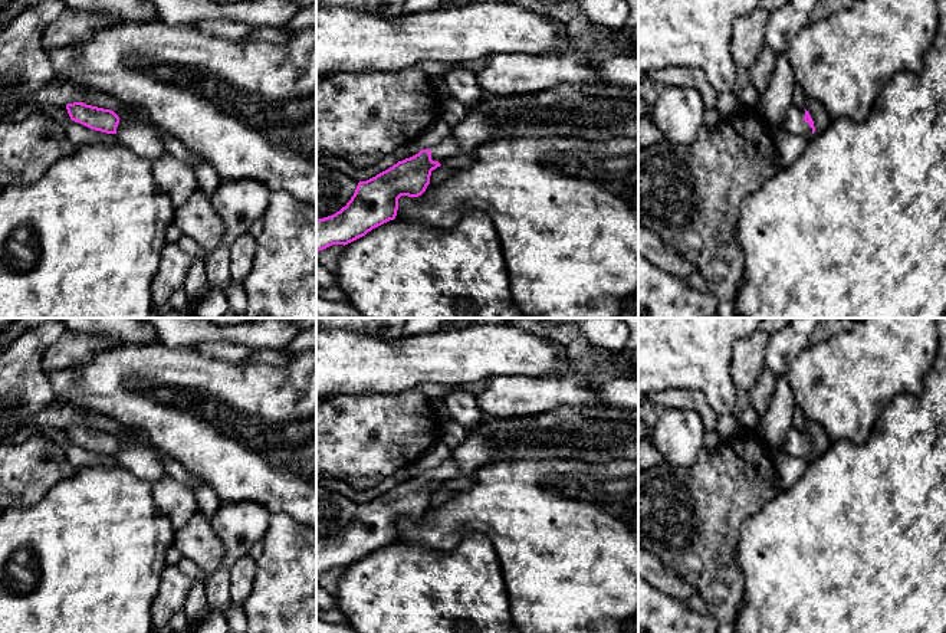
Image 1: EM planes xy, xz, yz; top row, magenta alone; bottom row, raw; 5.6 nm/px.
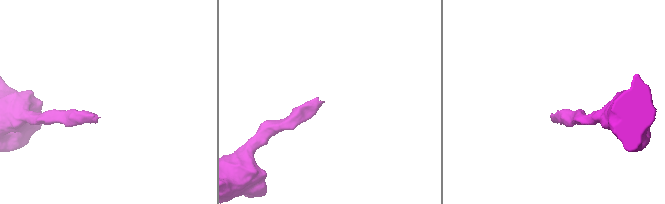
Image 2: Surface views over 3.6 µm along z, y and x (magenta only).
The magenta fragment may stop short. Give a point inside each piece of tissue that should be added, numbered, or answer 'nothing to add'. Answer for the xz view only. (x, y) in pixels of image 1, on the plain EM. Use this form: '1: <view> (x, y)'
1: xz (449, 469)

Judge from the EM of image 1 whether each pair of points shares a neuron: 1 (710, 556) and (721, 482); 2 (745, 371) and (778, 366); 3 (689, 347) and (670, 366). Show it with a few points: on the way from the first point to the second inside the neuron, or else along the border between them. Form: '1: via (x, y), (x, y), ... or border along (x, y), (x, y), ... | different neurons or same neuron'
1: via (710, 537), (710, 501) | same neuron
2: border along (771, 335), (764, 357), (764, 369) | different neurons
3: via (685, 351), (674, 361) | same neuron

